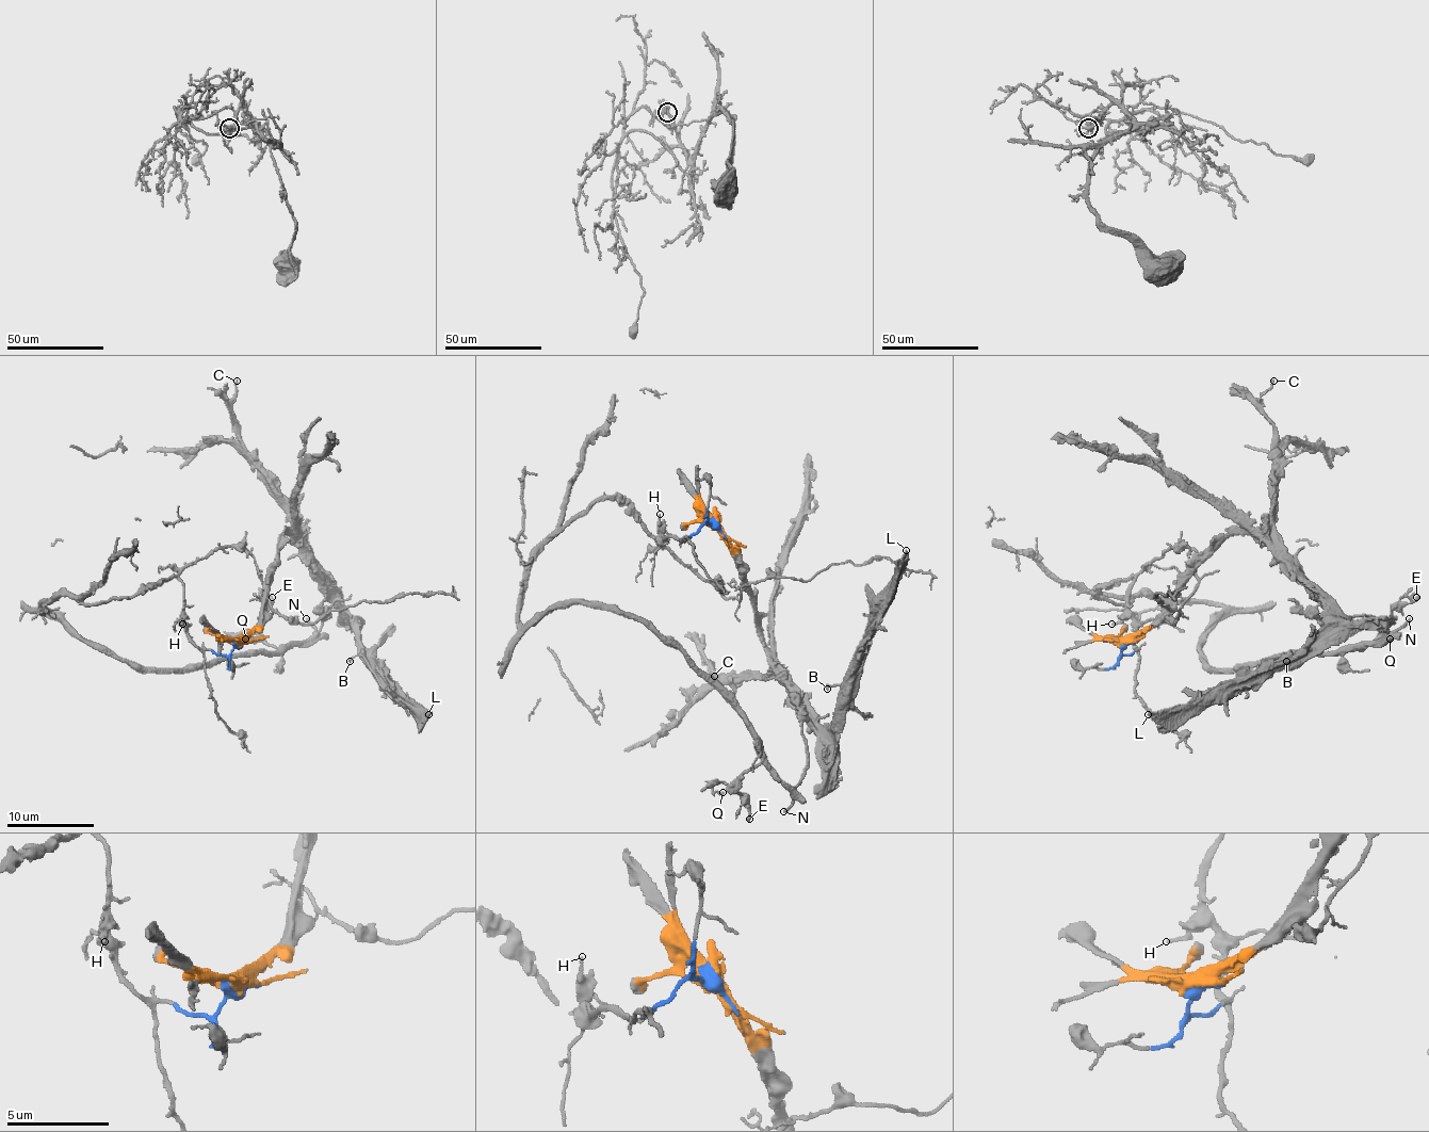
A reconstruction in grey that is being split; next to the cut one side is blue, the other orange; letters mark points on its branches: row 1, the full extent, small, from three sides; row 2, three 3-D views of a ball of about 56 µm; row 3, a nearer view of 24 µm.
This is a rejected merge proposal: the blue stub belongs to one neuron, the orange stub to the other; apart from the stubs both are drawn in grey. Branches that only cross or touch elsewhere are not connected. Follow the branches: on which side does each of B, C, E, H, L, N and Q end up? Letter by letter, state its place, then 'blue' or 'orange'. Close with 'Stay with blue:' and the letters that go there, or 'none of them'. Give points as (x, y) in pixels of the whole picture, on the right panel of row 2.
B: place (1286, 661); orange
C: place (1273, 381); orange
E: place (1416, 597); blue
H: place (1111, 624); blue
L: place (1148, 714); orange
N: place (1409, 618); blue
Q: place (1390, 639); blue
Stay with blue: E, H, N, Q

